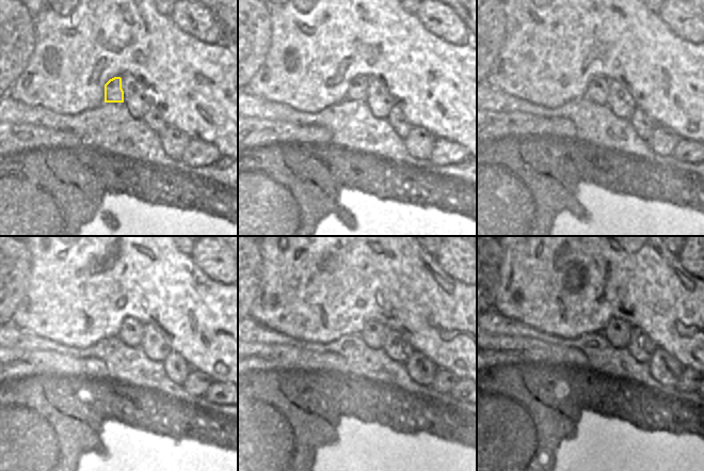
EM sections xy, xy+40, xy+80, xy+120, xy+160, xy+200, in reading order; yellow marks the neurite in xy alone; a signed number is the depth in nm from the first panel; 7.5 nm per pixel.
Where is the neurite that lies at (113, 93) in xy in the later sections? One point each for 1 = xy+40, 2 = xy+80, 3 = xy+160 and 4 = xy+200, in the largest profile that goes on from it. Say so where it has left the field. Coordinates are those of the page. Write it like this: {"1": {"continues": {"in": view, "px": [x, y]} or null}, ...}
{"1": {"continues": {"in": "xy+40", "px": [356, 91]}}, "2": {"continues": {"in": "xy+80", "px": [596, 91]}}, "3": {"continues": {"in": "xy+160", "px": [373, 333]}}, "4": {"continues": {"in": "xy+200", "px": [617, 331]}}}

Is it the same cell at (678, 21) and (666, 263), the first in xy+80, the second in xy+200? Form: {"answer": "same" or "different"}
{"answer": "different"}

